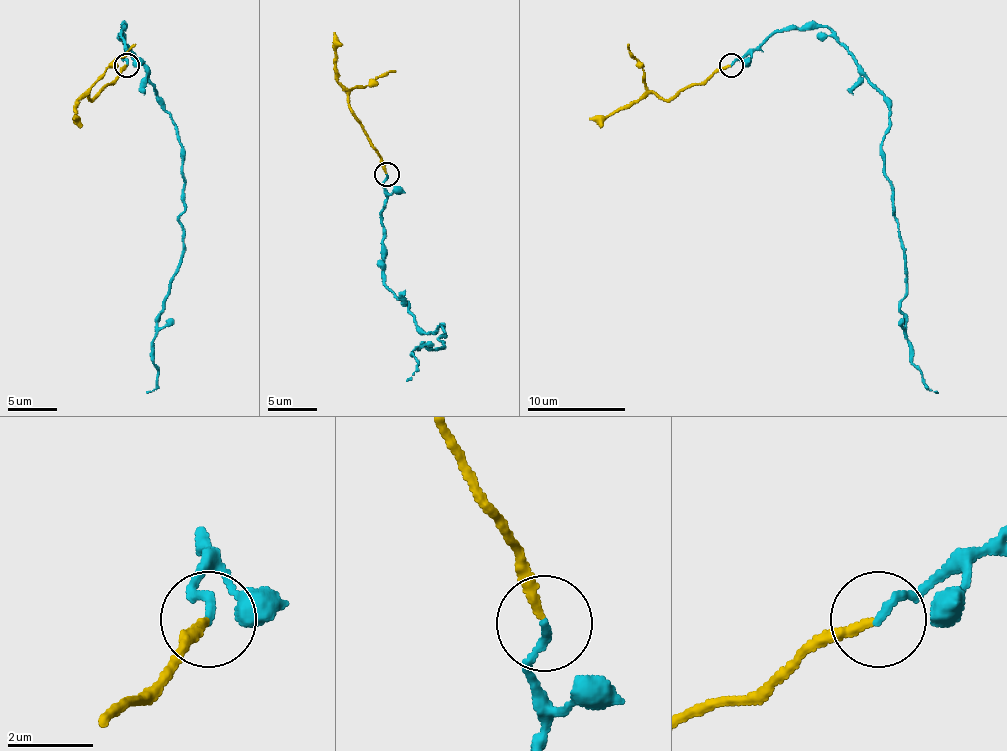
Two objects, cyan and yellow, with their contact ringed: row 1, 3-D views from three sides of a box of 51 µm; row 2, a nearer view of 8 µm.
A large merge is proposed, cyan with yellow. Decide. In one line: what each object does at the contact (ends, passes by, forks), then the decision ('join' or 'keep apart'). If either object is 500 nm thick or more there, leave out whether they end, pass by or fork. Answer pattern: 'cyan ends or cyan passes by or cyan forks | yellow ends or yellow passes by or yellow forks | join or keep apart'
cyan ends | yellow ends | join

